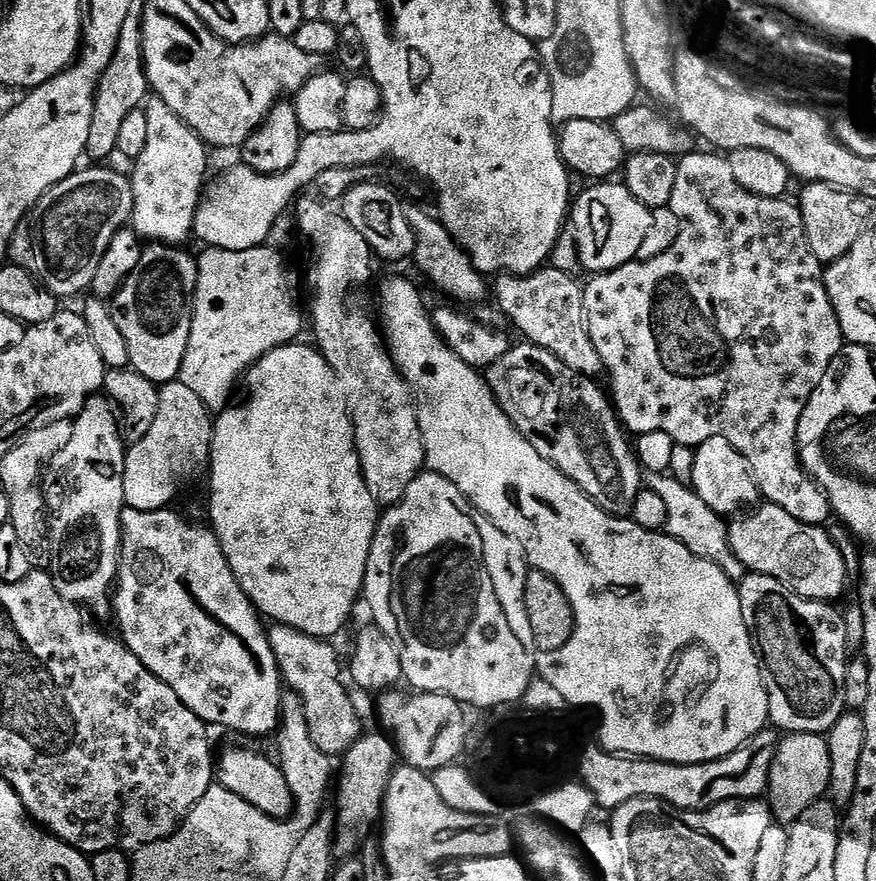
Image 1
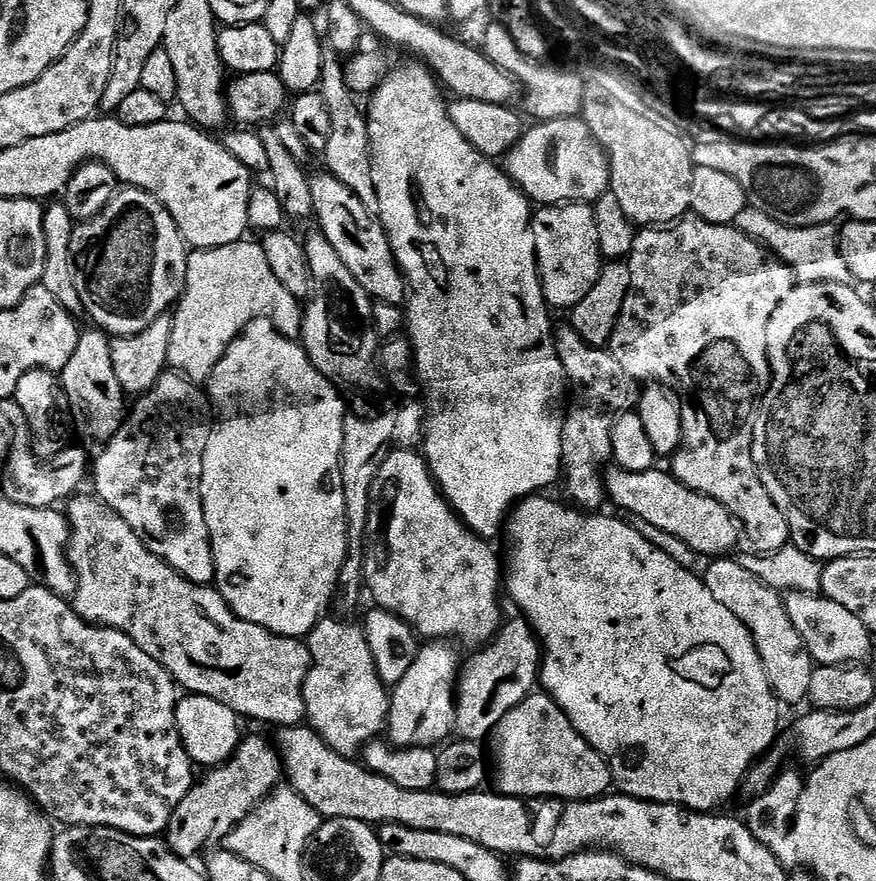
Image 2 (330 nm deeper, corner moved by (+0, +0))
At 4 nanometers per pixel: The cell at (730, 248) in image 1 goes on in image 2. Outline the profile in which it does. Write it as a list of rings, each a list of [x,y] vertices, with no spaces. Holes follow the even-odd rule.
[[[697,214],[689,215],[687,218],[681,218],[671,226],[648,226],[643,229],[637,235],[636,245],[633,246],[630,253],[630,265],[632,267],[633,272],[633,286],[630,288],[629,296],[625,300],[625,306],[622,308],[620,320],[617,322],[616,332],[611,336],[610,343],[610,351],[612,353],[612,357],[616,359],[618,362],[622,362],[622,370],[626,370],[626,374],[630,374],[633,380],[637,382],[651,382],[654,384],[662,384],[664,387],[668,388],[672,391],[679,399],[682,401],[682,415],[684,417],[684,439],[682,441],[683,450],[676,453],[675,456],[671,457],[670,460],[670,471],[673,476],[676,477],[677,480],[682,481],[684,485],[690,490],[694,490],[698,494],[702,494],[703,496],[709,496],[710,498],[714,498],[718,501],[722,506],[726,506],[726,510],[730,510],[732,515],[736,517],[737,520],[740,521],[743,531],[746,533],[746,540],[753,544],[755,551],[760,554],[769,554],[779,551],[780,548],[787,546],[790,542],[790,533],[788,531],[788,523],[786,522],[786,518],[783,516],[782,512],[779,510],[778,506],[772,501],[770,498],[770,494],[766,490],[766,486],[762,482],[762,478],[760,477],[760,470],[758,467],[758,456],[754,451],[752,453],[752,447],[757,447],[758,444],[758,429],[762,424],[762,413],[766,408],[766,401],[768,399],[768,391],[772,384],[772,370],[771,364],[768,361],[768,352],[767,352],[767,331],[770,325],[771,315],[774,314],[776,310],[778,310],[778,306],[783,300],[789,299],[791,297],[794,289],[798,284],[798,279],[795,272],[792,271],[791,268],[788,267],[787,264],[784,263],[783,260],[780,259],[779,256],[773,254],[766,248],[760,241],[755,240],[752,236],[747,236],[746,233],[741,232],[739,228],[735,226],[729,226],[727,224],[712,224],[710,221],[706,221]]]

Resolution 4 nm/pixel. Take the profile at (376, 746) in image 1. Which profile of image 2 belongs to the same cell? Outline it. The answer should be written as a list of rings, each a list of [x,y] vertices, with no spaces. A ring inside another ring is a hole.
[[[517,618],[503,625],[494,639],[483,645],[461,667],[456,685],[456,730],[462,740],[484,742],[496,731],[498,722],[537,691],[542,663],[542,645],[532,625]]]

